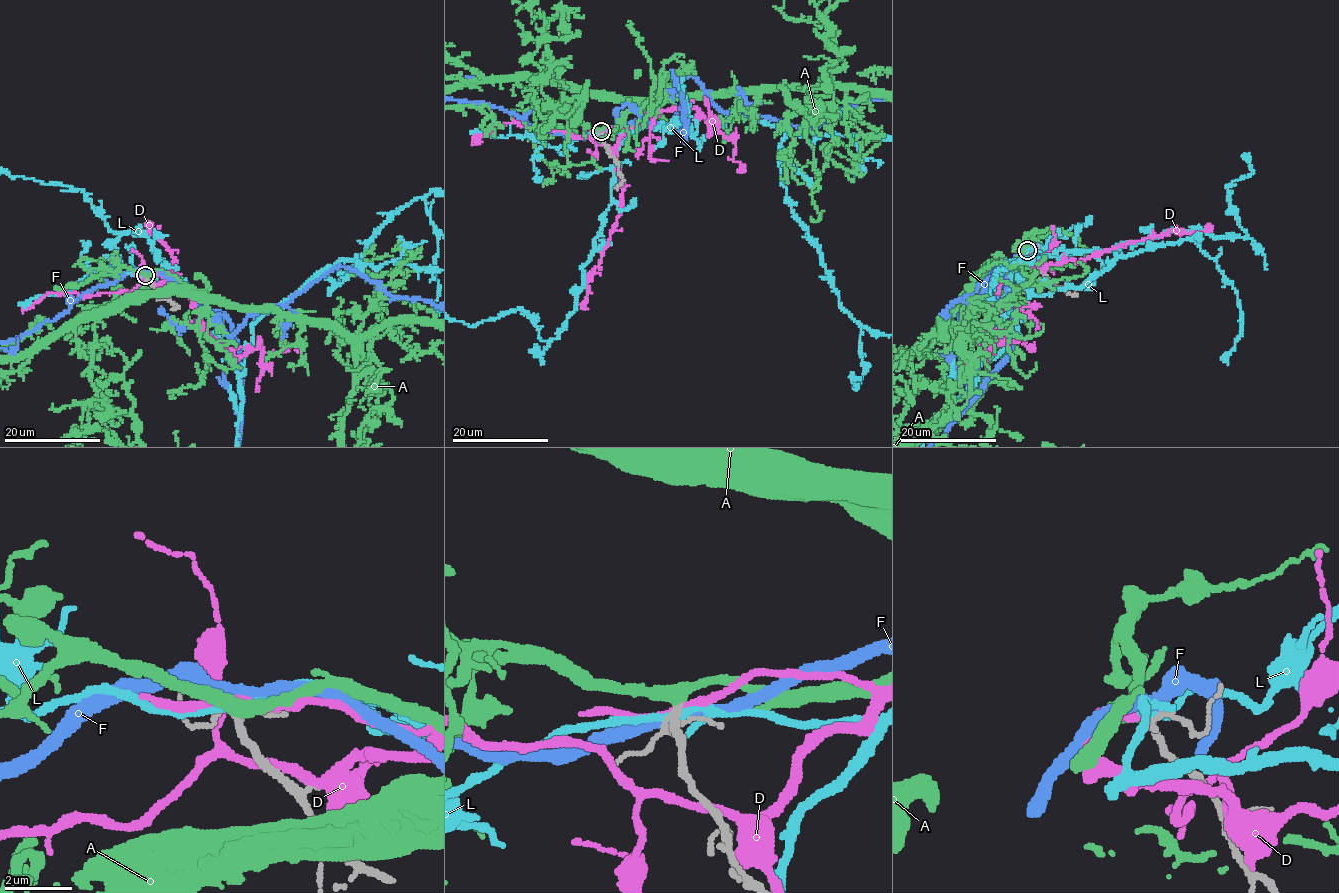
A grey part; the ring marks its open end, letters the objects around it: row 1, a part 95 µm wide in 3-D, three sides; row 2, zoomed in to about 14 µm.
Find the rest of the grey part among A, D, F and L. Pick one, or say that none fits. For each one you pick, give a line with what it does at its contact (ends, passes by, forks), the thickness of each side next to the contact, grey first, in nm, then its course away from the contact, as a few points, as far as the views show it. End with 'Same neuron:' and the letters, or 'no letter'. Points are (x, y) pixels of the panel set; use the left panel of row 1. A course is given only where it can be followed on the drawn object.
A: It passes by. Thickness 160 nm (grey) against 340 nm
Same neuron: A

